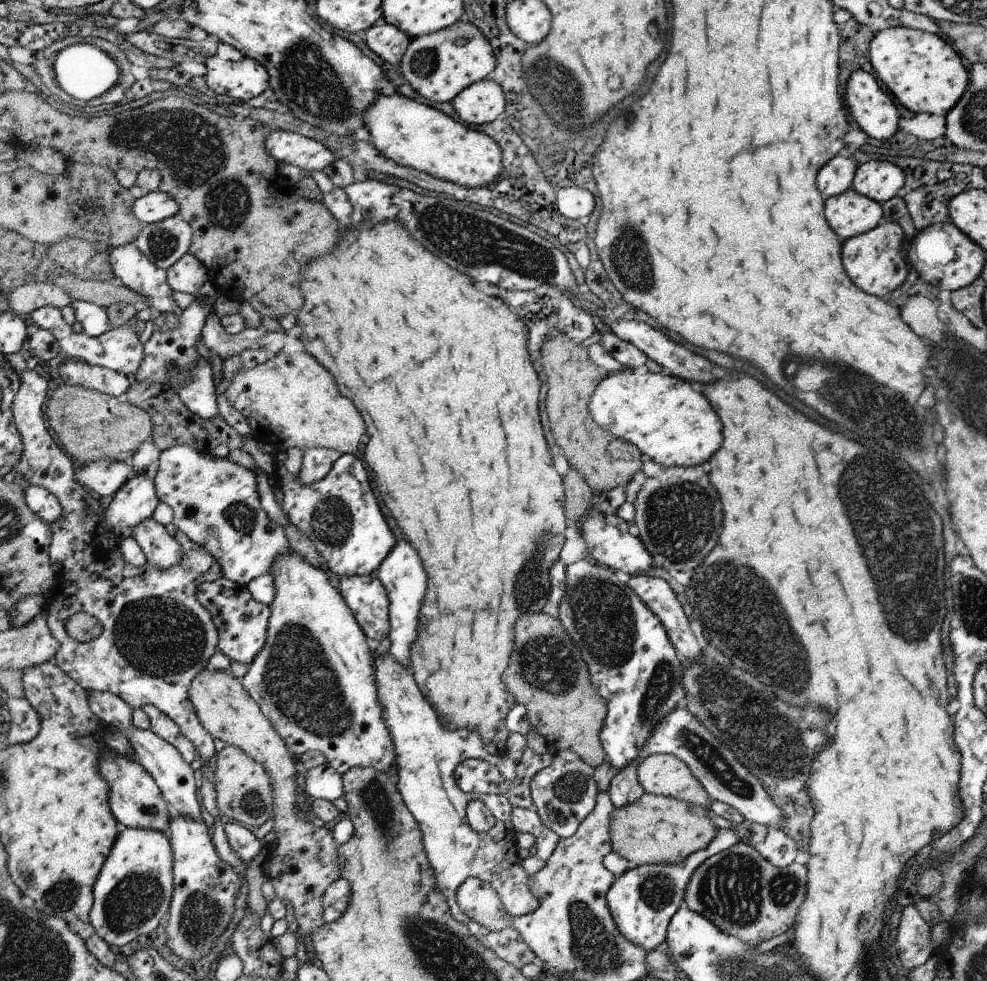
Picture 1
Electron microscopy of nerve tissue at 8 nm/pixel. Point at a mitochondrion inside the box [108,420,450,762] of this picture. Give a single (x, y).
(298, 682)

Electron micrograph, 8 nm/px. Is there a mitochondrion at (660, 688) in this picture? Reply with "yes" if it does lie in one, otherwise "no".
yes

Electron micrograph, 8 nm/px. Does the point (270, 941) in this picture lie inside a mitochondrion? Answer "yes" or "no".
no

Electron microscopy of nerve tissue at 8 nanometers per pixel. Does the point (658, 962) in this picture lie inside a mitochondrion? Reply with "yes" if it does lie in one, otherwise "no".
no

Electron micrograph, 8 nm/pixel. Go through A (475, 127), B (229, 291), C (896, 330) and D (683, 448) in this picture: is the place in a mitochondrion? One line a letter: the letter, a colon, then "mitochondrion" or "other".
A: other
B: other
C: other
D: other

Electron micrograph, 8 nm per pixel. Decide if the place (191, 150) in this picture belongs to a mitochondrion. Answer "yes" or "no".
yes

